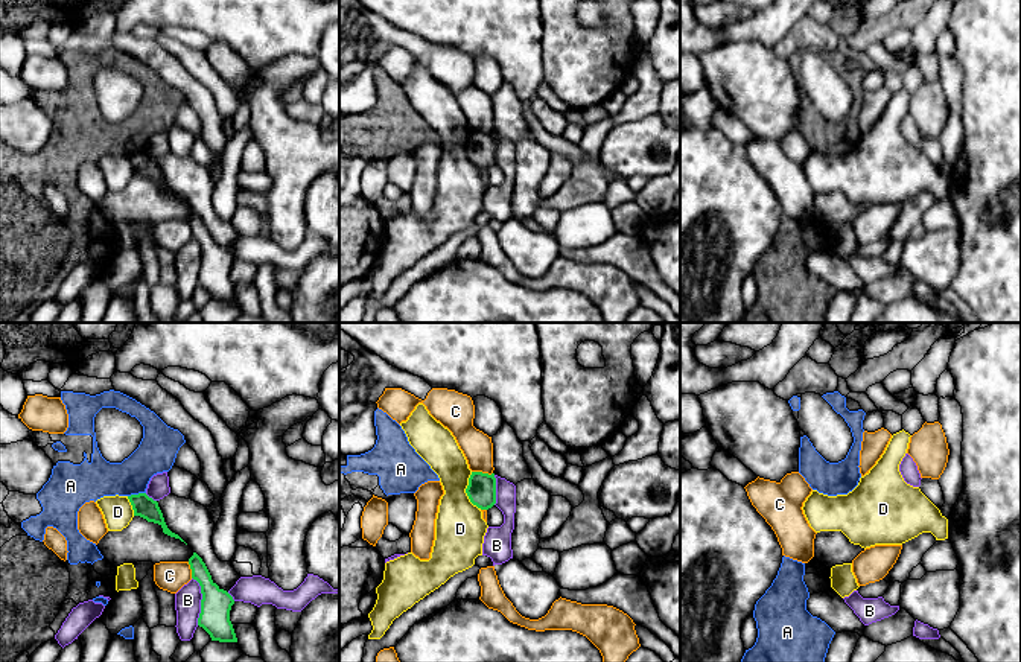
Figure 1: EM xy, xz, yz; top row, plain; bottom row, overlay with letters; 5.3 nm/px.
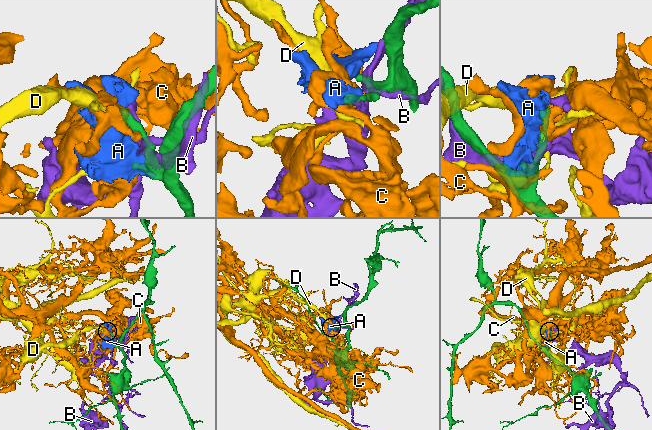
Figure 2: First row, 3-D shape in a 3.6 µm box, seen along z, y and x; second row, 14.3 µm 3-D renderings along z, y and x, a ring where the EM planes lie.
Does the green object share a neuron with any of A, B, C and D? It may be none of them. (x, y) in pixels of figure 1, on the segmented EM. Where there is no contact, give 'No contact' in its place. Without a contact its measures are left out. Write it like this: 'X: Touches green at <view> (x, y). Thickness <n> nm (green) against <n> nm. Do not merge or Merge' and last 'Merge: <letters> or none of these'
A: Touches green at xy (136, 495). Thickness 120 nm (green) against 200 nm. Do not merge
B: Touches green at xy (201, 601). Thickness 160 nm (green) against 140 nm. Do not merge
C: Touches green at xz (481, 472). Thickness 160 nm (green) against 160 nm. Do not merge
D: Touches green at xz (466, 492). Thickness 160 nm (green) against 260 nm. Do not merge
Merge: none of these

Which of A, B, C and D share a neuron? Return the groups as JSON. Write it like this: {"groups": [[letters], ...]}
{"groups": [["A"], ["B"], ["C"], ["D"]]}

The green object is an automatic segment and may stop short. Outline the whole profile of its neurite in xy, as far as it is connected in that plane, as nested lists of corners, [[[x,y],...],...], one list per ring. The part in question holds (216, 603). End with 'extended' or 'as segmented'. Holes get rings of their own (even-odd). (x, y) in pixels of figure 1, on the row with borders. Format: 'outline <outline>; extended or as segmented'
outline [[[196,552],[189,559],[189,565],[192,578],[199,583],[202,594],[198,625],[210,635],[212,641],[237,642],[230,621],[233,597],[212,580],[205,563]]]; as segmented

